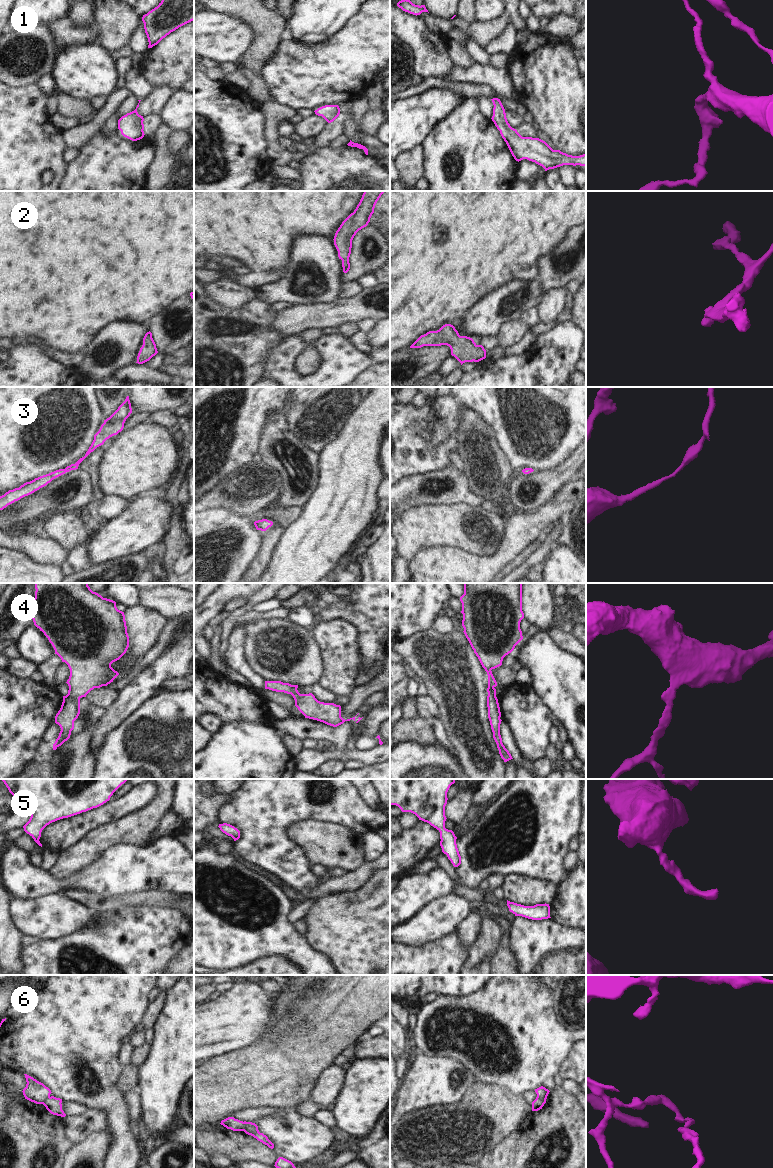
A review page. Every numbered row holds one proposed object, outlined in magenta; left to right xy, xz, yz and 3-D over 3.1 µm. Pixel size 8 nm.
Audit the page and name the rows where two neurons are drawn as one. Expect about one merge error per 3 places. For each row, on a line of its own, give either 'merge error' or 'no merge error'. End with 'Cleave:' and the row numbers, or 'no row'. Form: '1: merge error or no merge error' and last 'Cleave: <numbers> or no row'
1: no merge error
2: no merge error
3: no merge error
4: no merge error
5: no merge error
6: merge error
Cleave: 6

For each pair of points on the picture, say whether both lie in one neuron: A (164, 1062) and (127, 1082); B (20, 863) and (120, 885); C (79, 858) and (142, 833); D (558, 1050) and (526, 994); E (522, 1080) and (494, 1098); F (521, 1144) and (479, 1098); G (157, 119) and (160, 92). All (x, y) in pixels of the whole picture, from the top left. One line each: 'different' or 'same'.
A: different
B: same
C: same
D: same
E: different
F: different
G: different

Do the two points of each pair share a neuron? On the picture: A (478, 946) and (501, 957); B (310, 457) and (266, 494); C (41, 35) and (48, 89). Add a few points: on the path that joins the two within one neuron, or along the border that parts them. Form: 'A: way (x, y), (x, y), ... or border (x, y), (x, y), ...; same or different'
A: border (503, 932), (496, 951), (490, 959); different
B: border (265, 464), (280, 481), (280, 492), (270, 503); different
C: border (51, 72), (46, 72), (35, 83); different

